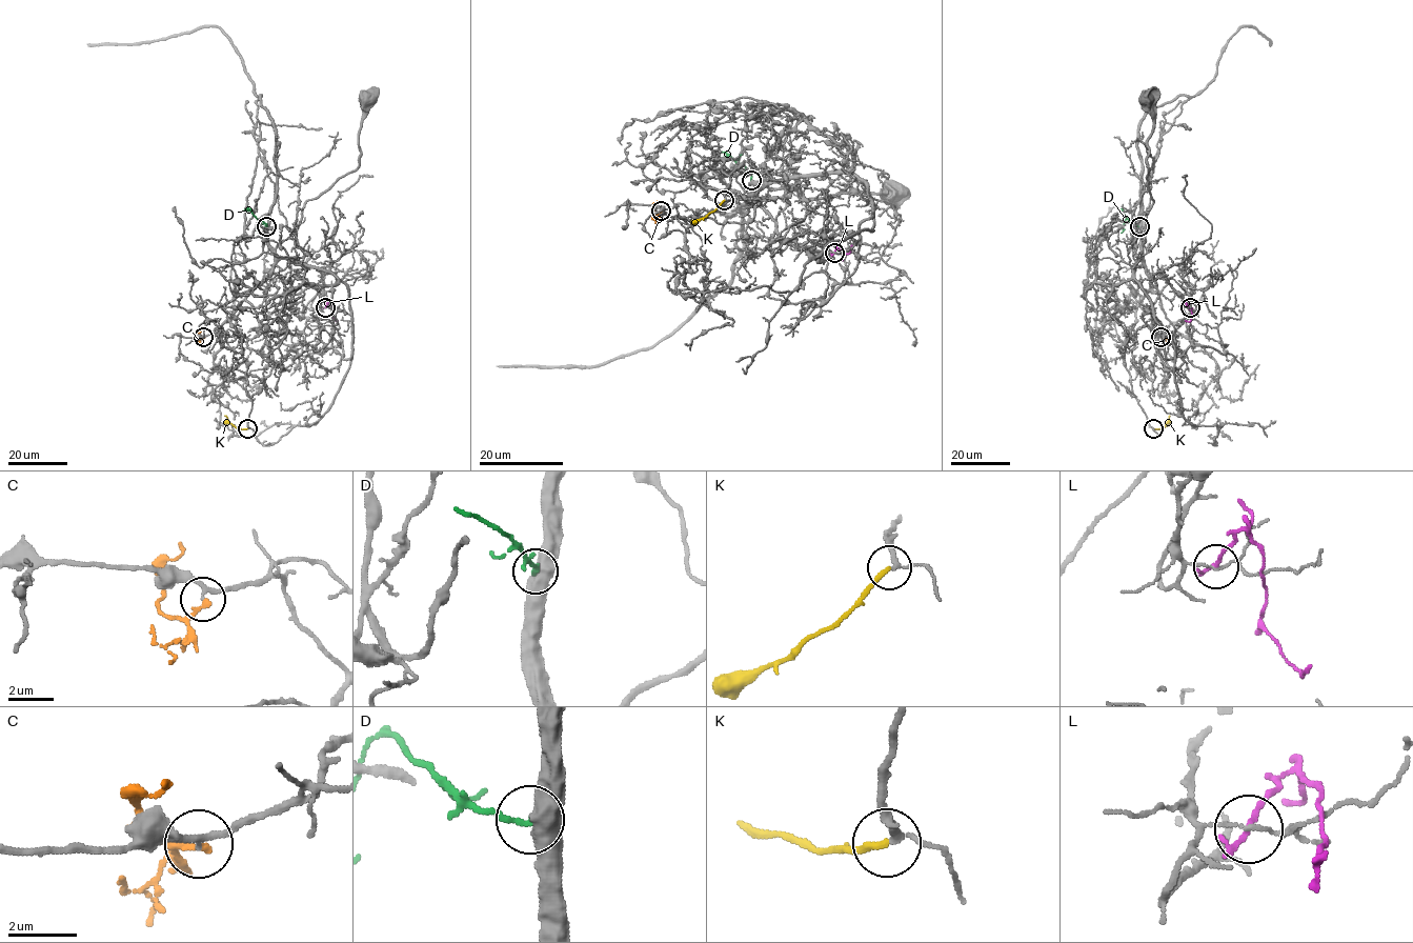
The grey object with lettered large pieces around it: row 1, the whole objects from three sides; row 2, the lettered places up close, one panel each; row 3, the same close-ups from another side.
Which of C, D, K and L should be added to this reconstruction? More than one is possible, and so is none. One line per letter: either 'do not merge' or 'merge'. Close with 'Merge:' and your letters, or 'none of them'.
C: do not merge
D: do not merge
K: merge
L: do not merge
Merge: K

